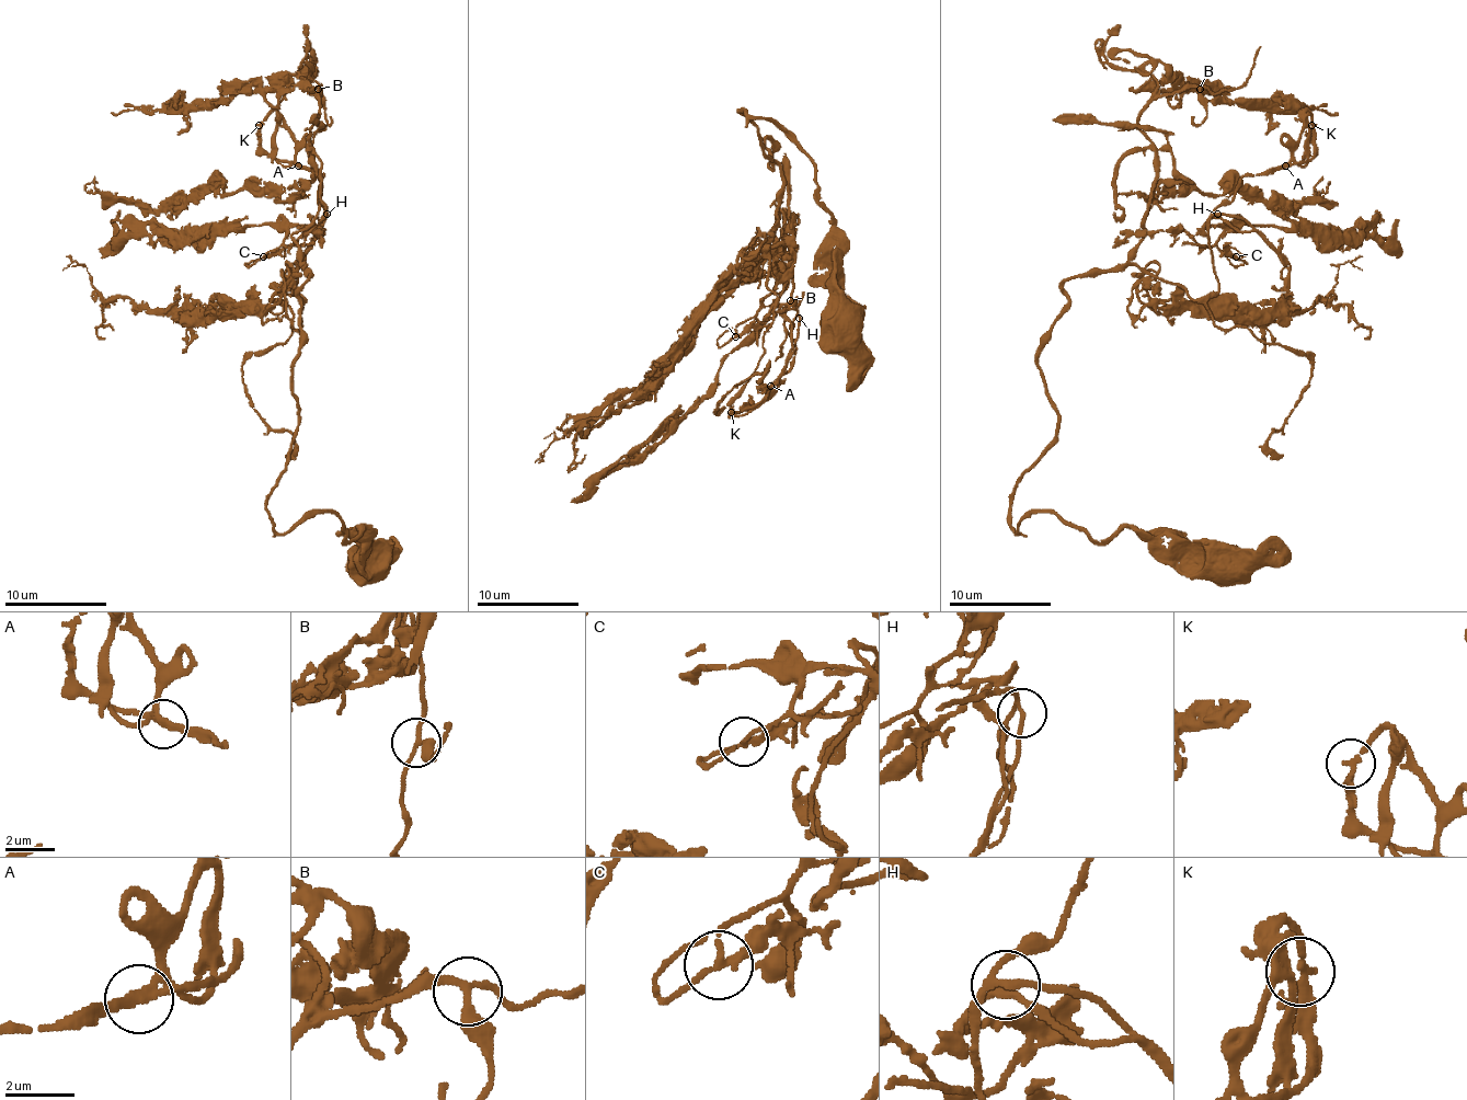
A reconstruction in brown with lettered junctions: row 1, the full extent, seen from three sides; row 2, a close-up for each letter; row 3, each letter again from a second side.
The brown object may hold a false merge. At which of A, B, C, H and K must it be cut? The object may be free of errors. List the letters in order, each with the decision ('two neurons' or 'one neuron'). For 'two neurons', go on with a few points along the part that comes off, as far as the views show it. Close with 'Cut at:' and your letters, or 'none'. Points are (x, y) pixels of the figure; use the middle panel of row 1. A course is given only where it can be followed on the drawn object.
A: one neuron
B: one neuron
C: one neuron
H: one neuron
K: one neuron
Cut at: none

